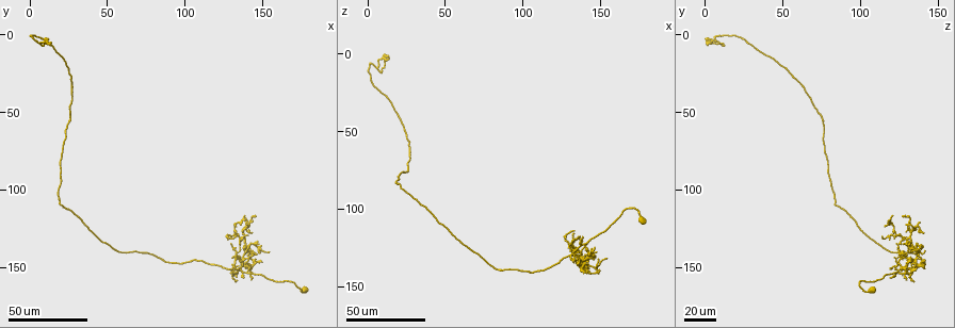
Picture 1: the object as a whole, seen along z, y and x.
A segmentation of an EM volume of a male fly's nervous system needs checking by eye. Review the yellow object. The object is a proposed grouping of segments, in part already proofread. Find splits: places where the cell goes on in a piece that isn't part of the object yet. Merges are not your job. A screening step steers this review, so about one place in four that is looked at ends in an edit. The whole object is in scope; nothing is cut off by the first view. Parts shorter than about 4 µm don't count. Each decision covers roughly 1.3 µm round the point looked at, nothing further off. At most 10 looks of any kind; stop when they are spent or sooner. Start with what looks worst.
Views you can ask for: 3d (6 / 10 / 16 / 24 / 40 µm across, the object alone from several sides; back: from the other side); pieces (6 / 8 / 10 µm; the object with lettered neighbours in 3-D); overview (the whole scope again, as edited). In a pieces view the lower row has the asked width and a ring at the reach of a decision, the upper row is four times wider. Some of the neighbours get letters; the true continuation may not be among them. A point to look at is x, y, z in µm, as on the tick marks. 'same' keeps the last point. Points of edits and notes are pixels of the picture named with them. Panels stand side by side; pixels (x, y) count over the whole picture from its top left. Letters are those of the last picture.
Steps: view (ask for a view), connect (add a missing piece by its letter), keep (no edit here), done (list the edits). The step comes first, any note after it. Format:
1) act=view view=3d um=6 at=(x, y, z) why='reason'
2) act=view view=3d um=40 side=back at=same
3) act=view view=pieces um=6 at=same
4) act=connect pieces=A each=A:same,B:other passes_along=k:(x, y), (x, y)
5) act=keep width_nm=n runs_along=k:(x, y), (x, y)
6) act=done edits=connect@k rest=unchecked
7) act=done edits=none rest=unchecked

act=view view=3d um=24 at=(136, 148, 134) why='tapers out'

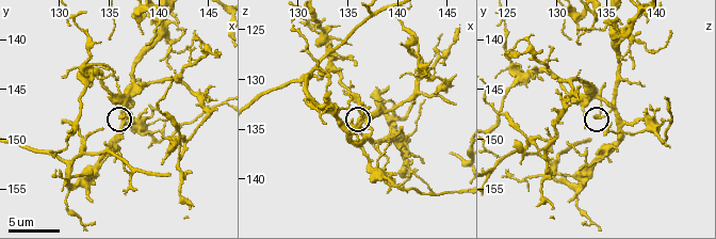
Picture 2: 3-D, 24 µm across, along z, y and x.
act=view view=pieces um=10 at=(137.2, 148.6, 132.8)

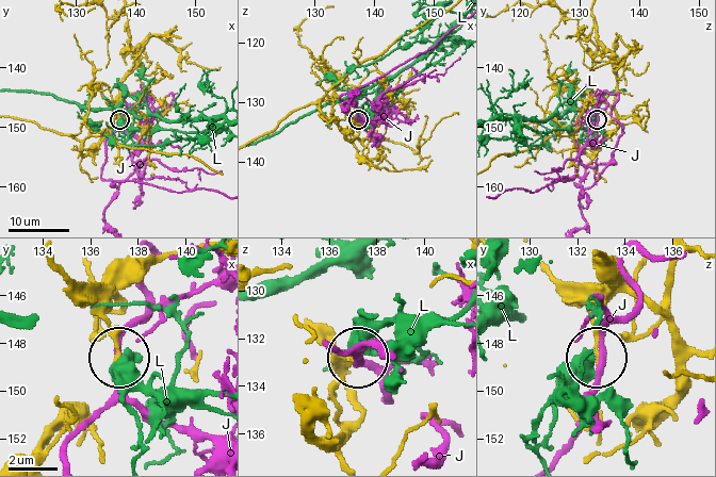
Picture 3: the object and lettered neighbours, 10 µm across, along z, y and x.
act=keep each=J:other,L:other found='none of them fits'

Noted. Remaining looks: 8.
act=view view=3d um=24 at=(146, 136, 126)

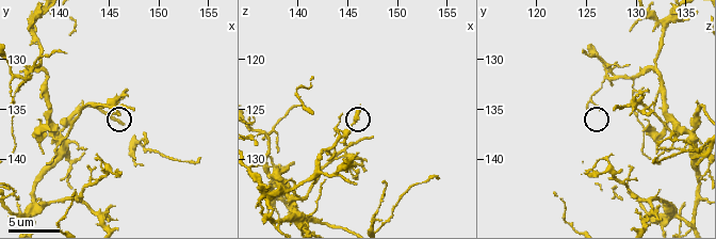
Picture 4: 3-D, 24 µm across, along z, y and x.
act=view view=pieces um=8 at=(147.4, 134.8, 128.0)

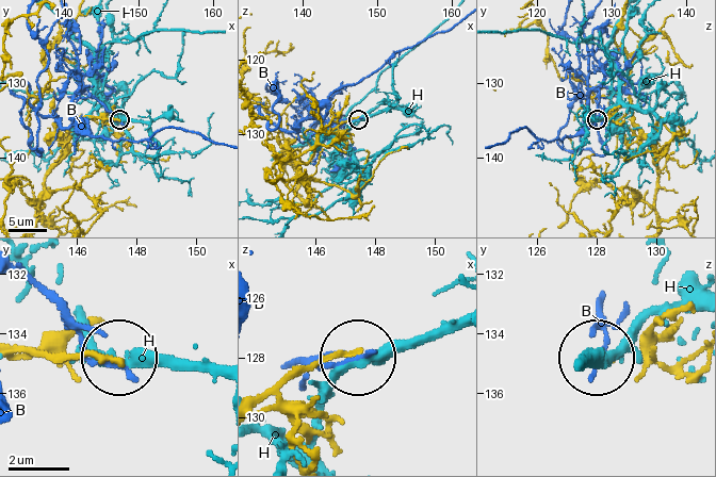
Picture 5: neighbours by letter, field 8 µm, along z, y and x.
act=keep each=B:other,H:other runs_along=5:(17, 349), (114, 357) found='no lettered piece goes on from it'

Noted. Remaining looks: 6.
act=view view=pieces um=10 at=(146.4, 141.4, 124.6)

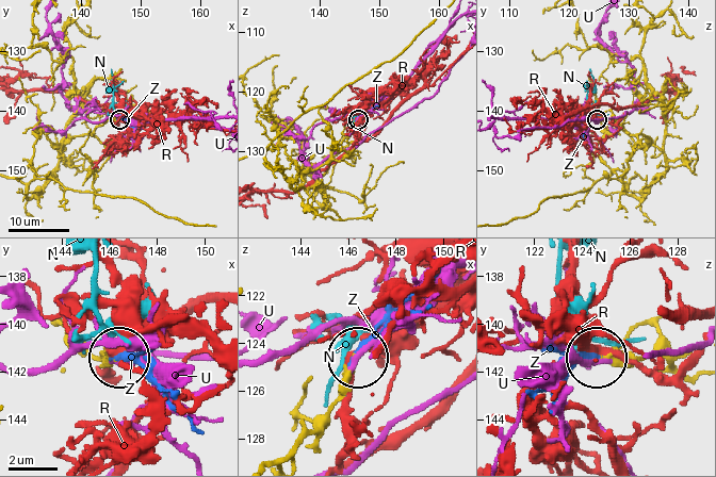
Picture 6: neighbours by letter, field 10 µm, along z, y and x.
act=connect pieces=Z width_nm=180 each=N:other,R:other,U:other,Z:same found='it goes on there'

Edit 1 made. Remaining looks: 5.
act=view view=overview why='see it whole again'

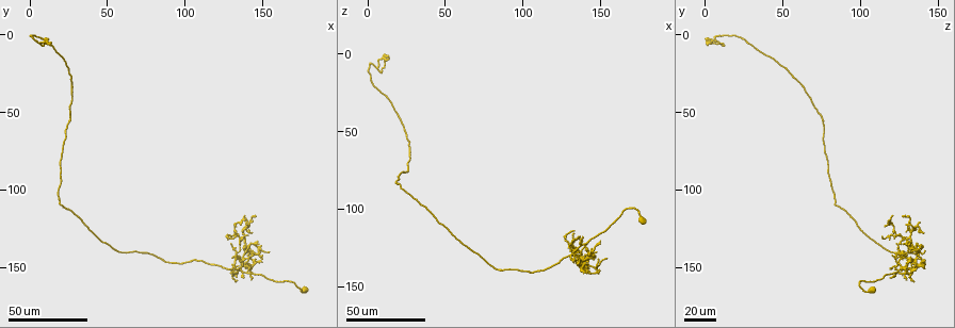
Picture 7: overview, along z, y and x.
act=view view=3d um=40 at=(138, 128, 130) why='branch stops here'

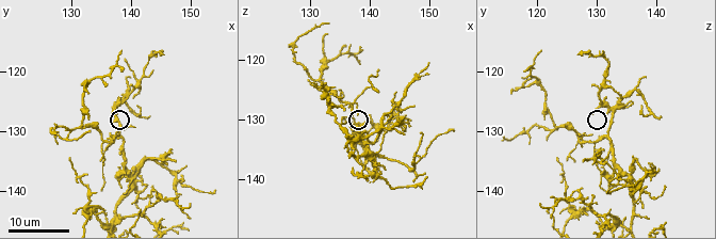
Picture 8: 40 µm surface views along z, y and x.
act=view view=pieces um=8 at=(137.0, 127.0, 129.0)

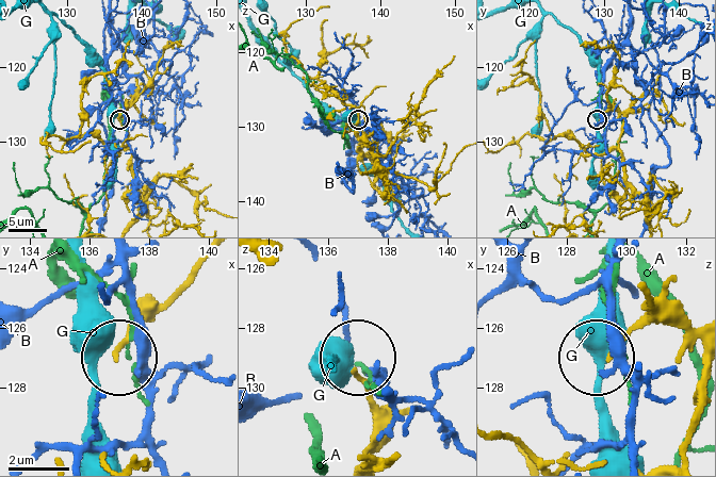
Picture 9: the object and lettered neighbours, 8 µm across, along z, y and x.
act=keep each=A:other,B:other,G:other runs_along=9:(696, 345), (673, 325), (650, 323), (607, 358) found='no lettered piece goes on from it'

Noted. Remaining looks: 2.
act=view view=3d um=16 at=(143.0, 127.5, 141.0)

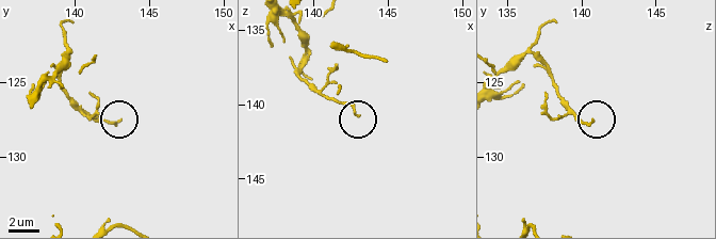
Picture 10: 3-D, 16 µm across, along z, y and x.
act=view view=pieces um=6 at=(143.0, 127.6, 141.0)

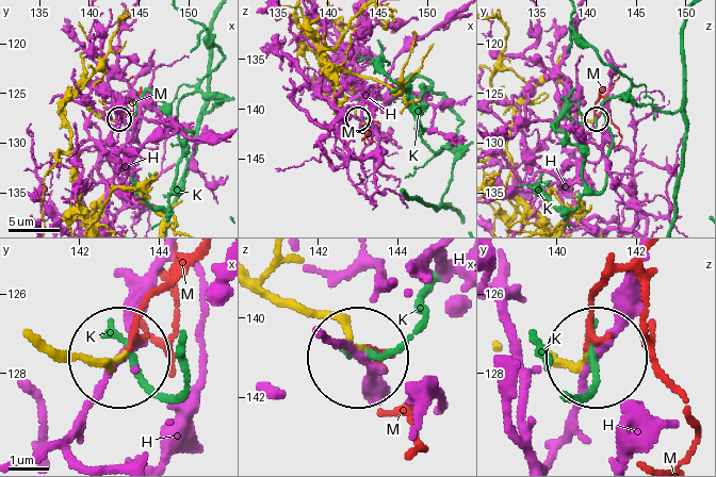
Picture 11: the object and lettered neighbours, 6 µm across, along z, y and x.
act=connect pieces=M width_nm=130 each=H:other,K:other,M:same passes_along=11:(269, 292), (336, 323), (357, 346), (380, 349) found='the cell continues'

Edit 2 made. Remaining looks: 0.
act=done edits=connect@6,connect@11 rest=unchecked

